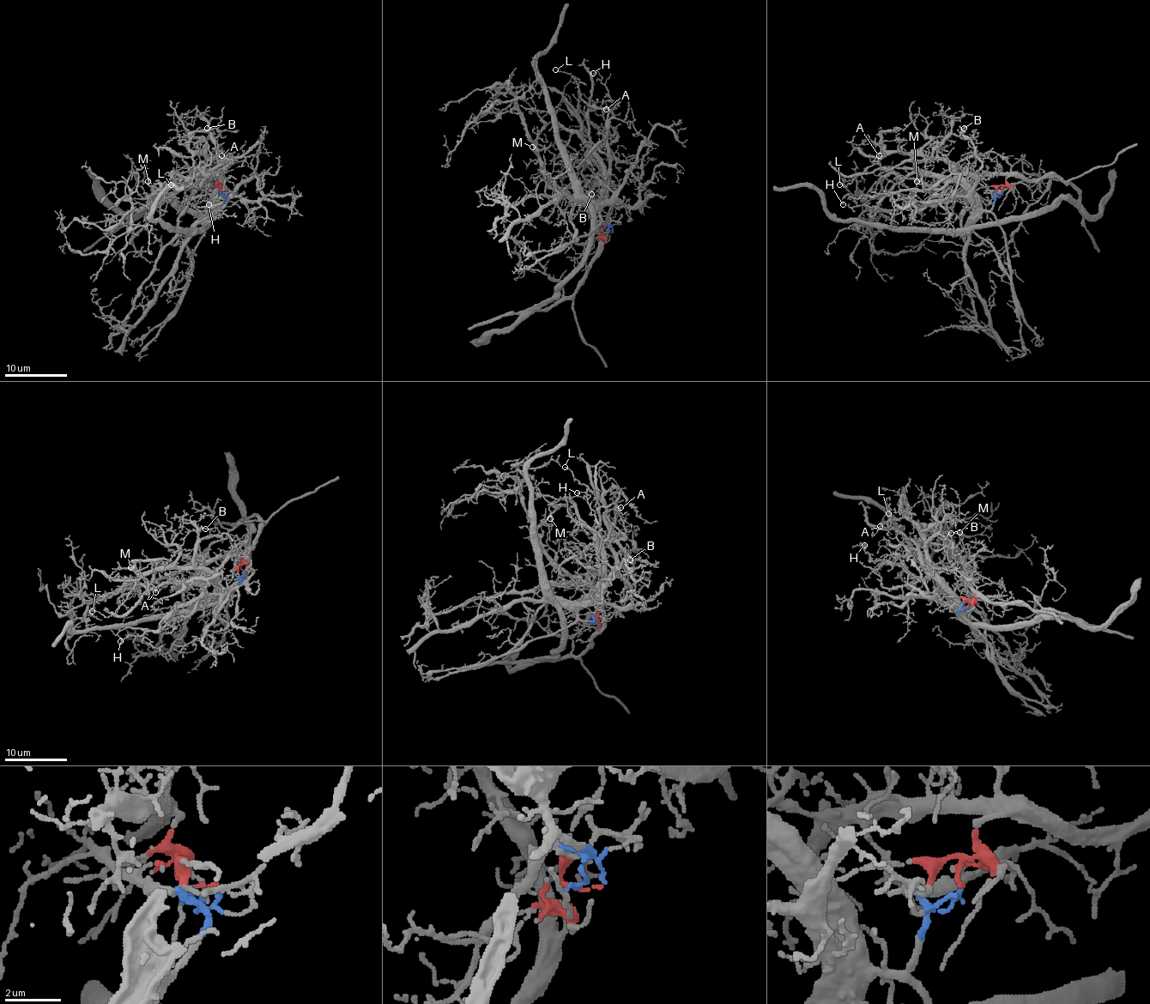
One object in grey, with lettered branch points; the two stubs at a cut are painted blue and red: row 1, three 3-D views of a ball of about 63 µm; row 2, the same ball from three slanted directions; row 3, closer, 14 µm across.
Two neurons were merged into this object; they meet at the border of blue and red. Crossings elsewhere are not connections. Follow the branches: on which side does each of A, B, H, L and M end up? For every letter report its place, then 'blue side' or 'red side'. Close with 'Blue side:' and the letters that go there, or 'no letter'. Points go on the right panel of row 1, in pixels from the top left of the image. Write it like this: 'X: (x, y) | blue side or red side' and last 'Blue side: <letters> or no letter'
A: (879, 155) | blue side
B: (964, 128) | blue side
H: (843, 204) | blue side
L: (839, 184) | blue side
M: (916, 181) | red side
Blue side: A, B, H, L

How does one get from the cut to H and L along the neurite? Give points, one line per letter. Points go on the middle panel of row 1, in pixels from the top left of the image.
H: (607, 232), (609, 226), (602, 218), (599, 196), (609, 168), (608, 115), (614, 103), (599, 72), (592, 74)
L: (607, 232), (609, 226), (599, 208), (599, 197), (607, 181), (582, 132), (577, 82), (569, 74), (555, 70)

